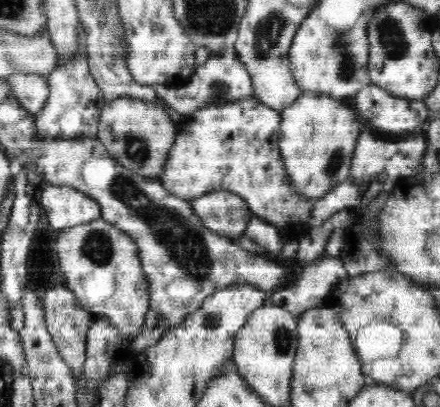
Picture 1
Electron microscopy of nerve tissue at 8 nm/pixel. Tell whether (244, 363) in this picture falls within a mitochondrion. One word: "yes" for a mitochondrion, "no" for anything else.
no

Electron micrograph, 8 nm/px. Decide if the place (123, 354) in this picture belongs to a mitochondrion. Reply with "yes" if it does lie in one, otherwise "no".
no

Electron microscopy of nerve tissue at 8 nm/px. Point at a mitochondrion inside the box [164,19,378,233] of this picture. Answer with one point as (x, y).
(340, 43)

